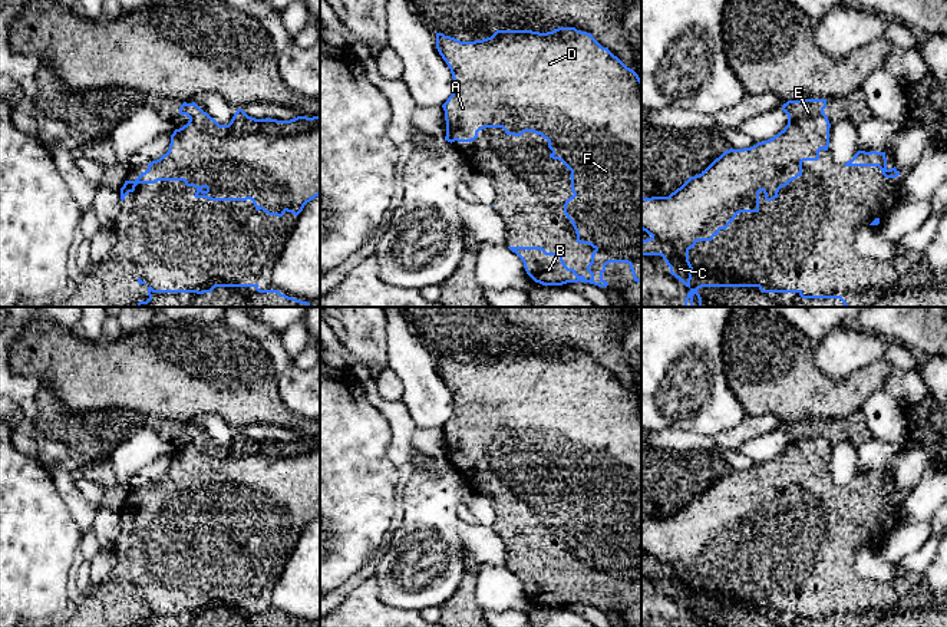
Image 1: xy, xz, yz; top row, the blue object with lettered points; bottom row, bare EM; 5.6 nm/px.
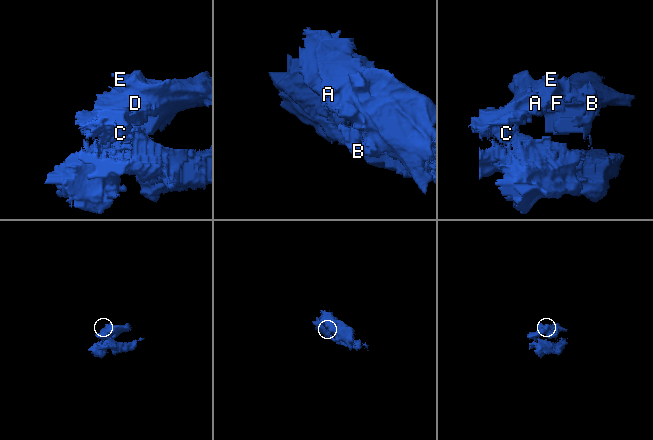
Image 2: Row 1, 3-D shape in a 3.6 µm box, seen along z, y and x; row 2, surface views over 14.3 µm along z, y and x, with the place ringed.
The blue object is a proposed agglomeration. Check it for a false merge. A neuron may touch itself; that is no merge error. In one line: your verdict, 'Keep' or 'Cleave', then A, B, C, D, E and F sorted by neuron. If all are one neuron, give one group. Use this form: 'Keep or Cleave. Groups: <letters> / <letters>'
Keep. Groups: A B C D E F

